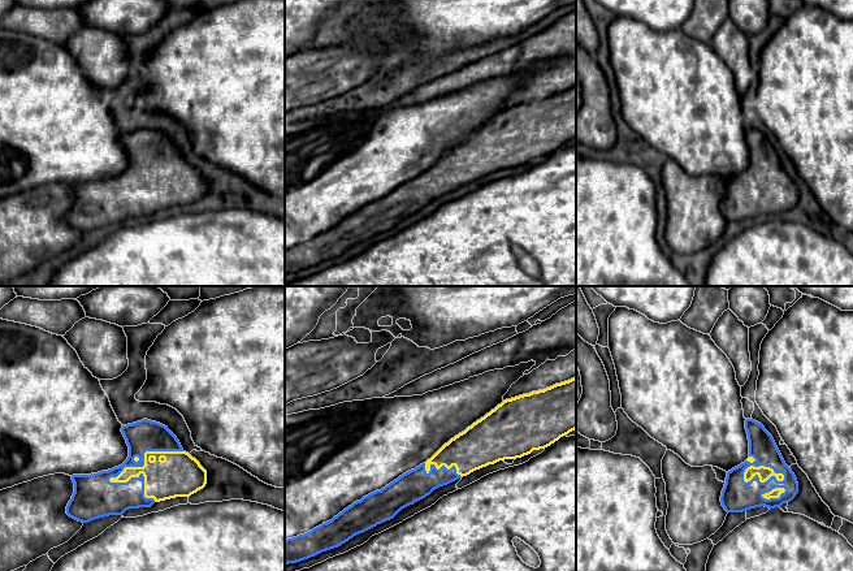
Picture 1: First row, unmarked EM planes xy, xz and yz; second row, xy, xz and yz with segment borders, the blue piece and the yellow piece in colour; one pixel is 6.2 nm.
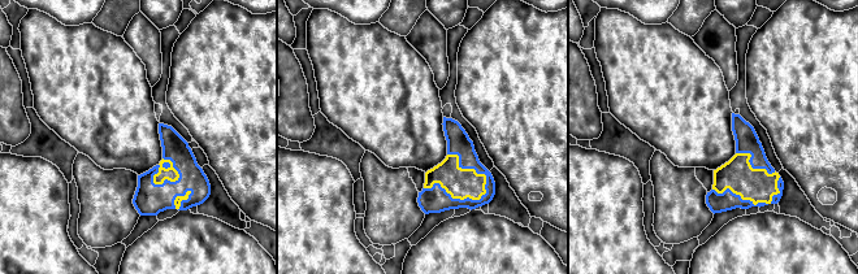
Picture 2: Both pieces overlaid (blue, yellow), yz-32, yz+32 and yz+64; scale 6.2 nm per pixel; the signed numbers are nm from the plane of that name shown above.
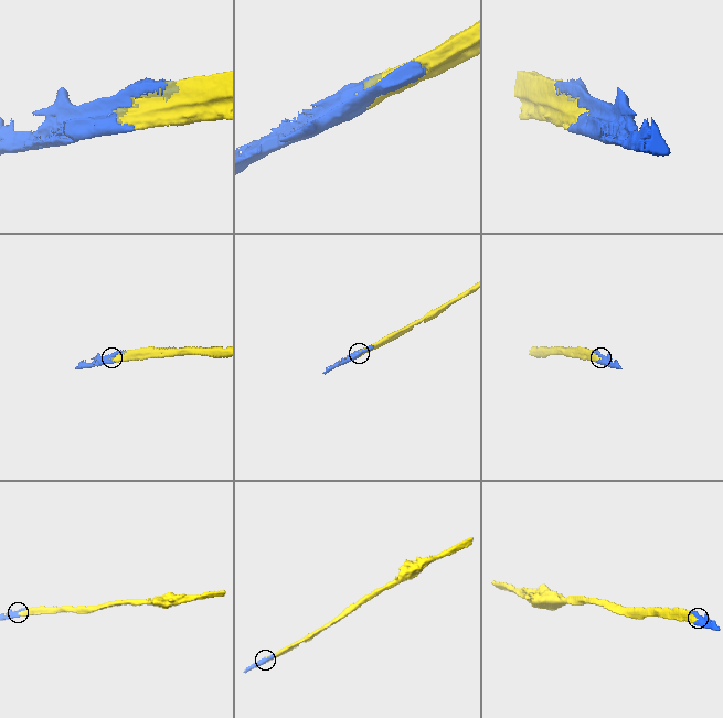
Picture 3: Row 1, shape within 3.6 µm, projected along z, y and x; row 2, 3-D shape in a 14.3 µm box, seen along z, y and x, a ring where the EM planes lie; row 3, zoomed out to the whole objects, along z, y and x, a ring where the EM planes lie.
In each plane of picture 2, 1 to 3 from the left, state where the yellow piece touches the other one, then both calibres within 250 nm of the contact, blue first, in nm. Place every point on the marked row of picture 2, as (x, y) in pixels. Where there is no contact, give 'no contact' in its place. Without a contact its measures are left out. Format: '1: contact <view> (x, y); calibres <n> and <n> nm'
1: contact yz-32 (157, 170); calibres 200 and 80 nm
2: contact yz+32 (464, 199); calibres 160 and 190 nm
3: contact yz+64 (740, 196); calibres 120 and 200 nm

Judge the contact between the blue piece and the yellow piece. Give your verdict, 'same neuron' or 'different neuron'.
same neuron

